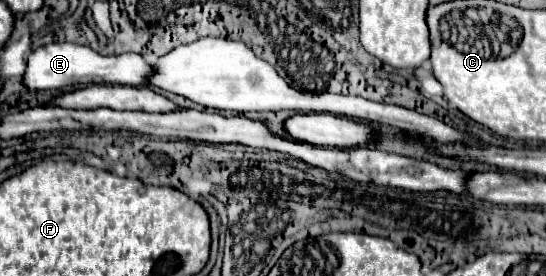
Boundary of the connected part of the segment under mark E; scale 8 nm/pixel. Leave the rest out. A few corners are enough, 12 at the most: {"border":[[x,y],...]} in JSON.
{"border":[[74,42],[36,48],[28,90],[74,84],[146,86],[138,54],[102,56]]}

